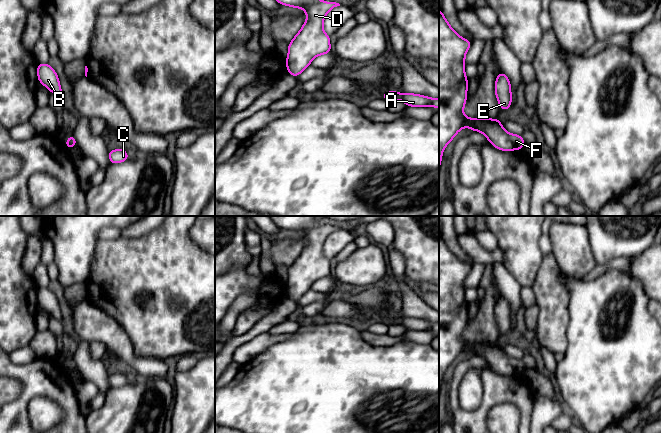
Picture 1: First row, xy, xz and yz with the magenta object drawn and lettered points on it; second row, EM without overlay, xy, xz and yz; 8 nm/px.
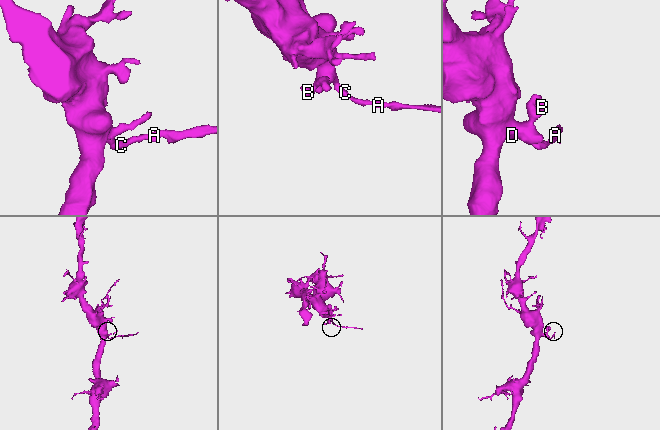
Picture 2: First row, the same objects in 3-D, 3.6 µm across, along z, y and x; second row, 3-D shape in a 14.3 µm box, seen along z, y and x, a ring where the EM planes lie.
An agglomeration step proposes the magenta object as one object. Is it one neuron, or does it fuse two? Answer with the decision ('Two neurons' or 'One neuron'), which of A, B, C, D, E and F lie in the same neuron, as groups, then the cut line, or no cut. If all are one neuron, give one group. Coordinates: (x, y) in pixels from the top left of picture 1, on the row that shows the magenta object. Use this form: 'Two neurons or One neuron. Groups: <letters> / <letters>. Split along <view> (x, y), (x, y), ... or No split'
One neuron. Groups: A B C D E F. No split

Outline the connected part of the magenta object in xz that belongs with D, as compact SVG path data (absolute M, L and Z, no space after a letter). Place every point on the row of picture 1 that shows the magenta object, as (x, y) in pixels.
M276 0L280 5L301 8L306 12L307 20L300 31L288 44L286 69L289 74L298 77L312 60L323 54L332 53L330 36L323 30L327 13L340 6L336 2L322 0Z

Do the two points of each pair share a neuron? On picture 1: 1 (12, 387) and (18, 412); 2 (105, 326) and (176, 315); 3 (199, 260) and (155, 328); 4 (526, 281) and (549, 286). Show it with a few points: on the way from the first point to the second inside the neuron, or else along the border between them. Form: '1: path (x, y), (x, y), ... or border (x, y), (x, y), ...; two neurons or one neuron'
1: border (11, 377), (21, 384), (22, 390), (10, 402); two neurons
2: border (100, 309), (121, 328), (131, 344); two neurons
3: path (183, 277), (165, 296), (164, 311); one neuron
4: border (536, 278), (531, 286); two neurons

